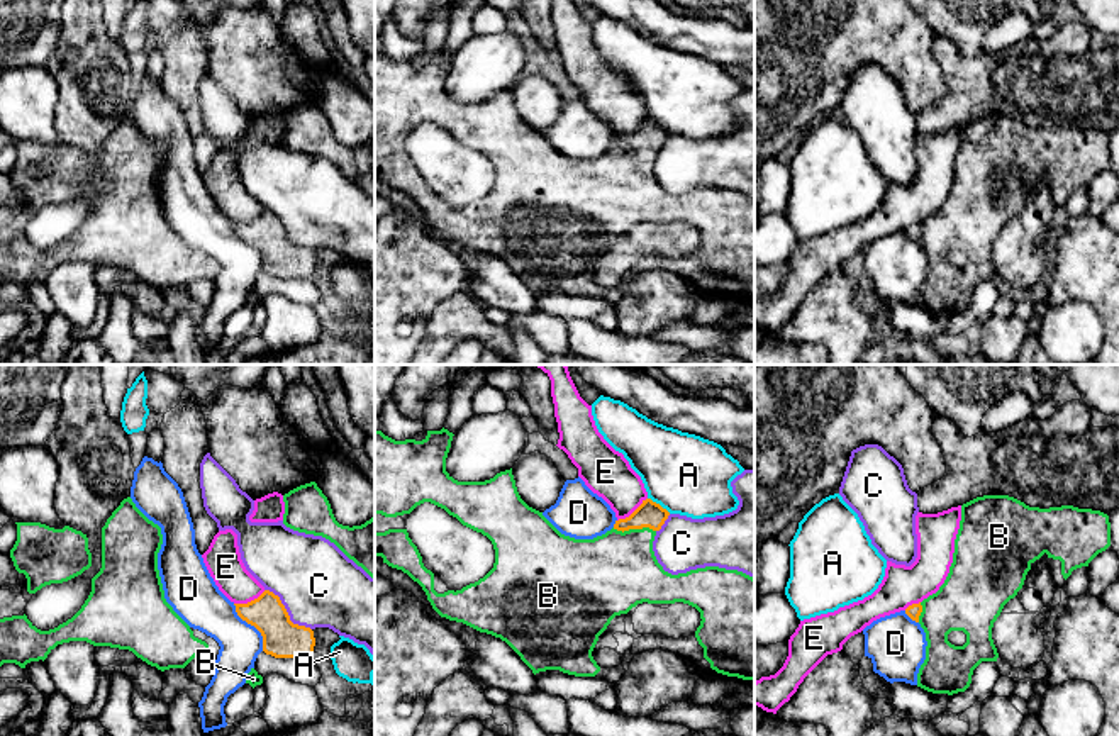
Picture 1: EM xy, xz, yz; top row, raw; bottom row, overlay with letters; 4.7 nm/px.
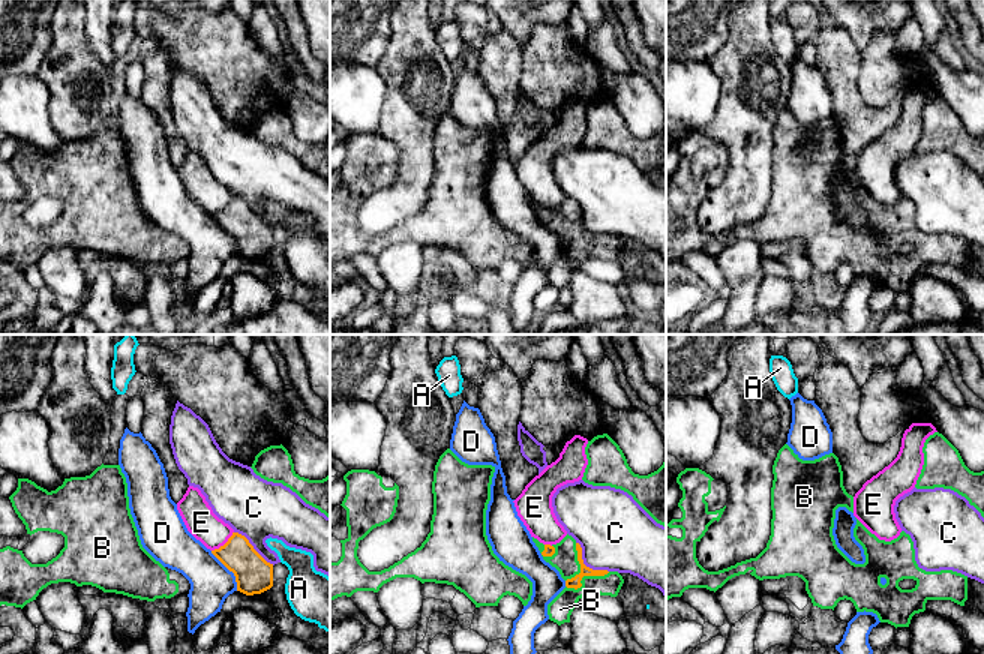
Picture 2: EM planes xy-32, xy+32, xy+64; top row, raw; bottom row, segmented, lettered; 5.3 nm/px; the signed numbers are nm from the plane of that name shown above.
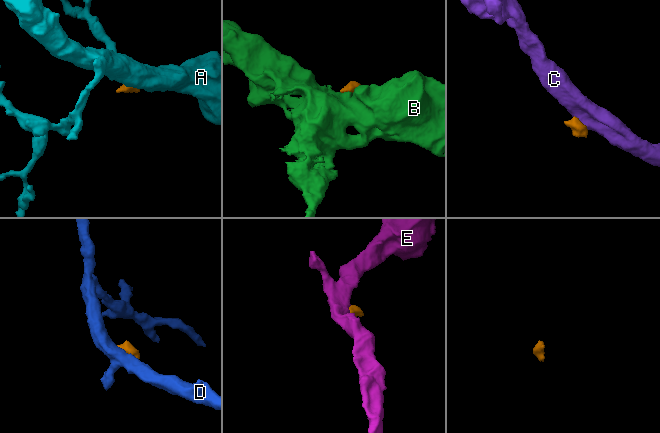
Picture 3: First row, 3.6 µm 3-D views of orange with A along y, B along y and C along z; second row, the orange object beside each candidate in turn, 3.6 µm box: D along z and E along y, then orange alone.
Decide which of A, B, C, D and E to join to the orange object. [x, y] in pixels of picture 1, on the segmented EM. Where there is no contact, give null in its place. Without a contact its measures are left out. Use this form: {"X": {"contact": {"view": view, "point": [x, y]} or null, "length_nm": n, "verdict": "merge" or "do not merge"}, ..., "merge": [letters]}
{"A": {"contact": {"view": "xz", "point": [658, 504]}, "length_nm": 130, "verdict": "do not merge"}, "B": {"contact": {"view": "xz", "point": [634, 528]}, "length_nm": 200, "verdict": "merge"}, "C": {"contact": {"view": "xy", "point": [287, 613]}, "length_nm": 300, "verdict": "do not merge"}, "D": {"contact": {"view": "xy", "point": [253, 624]}, "length_nm": 260, "verdict": "do not merge"}, "E": {"contact": {"view": "xz", "point": [633, 512]}, "length_nm": 180, "verdict": "do not merge"}, "merge": ["B"]}

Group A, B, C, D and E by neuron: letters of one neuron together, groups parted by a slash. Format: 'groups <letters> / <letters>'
groups A / B / C / D / E

